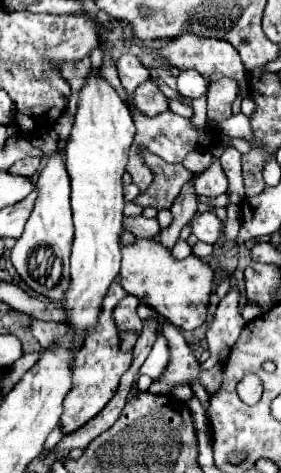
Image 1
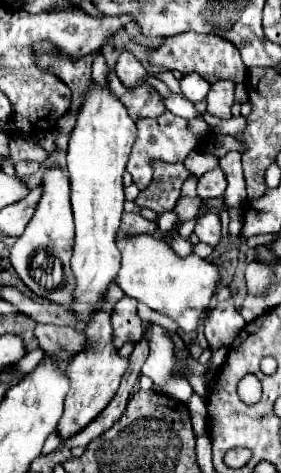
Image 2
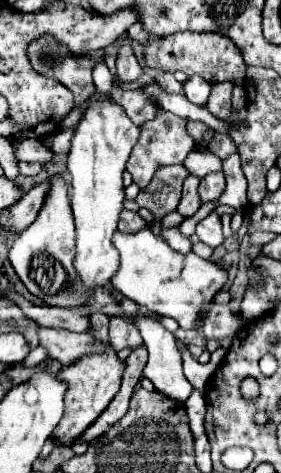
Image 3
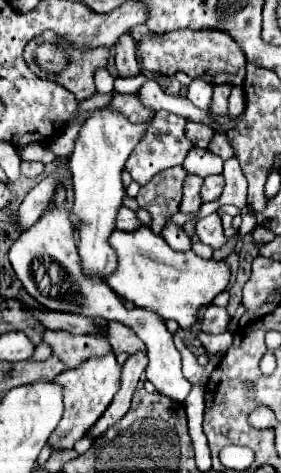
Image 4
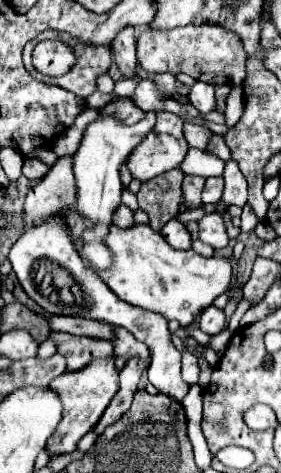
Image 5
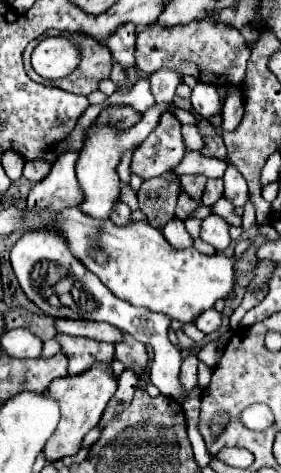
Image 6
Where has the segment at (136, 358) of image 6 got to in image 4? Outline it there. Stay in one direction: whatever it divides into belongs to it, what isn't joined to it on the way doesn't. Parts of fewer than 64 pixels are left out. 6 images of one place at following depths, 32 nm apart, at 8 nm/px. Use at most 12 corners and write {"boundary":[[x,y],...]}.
{"boundary":[[108,324],[108,342],[112,350],[144,350],[144,342],[124,328],[124,324]]}

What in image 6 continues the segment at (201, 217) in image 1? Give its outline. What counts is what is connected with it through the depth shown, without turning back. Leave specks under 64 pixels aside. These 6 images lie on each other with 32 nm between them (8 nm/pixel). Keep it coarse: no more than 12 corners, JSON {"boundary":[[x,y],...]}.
{"boundary":[[218,214],[202,220],[200,238],[218,252],[230,244],[228,224]]}

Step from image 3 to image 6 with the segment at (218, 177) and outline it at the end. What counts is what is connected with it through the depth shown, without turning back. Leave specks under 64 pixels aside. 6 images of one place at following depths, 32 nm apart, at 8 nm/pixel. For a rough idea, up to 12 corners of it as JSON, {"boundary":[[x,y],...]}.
{"boundary":[[218,178],[206,182],[202,204],[212,206],[222,198],[224,182]]}

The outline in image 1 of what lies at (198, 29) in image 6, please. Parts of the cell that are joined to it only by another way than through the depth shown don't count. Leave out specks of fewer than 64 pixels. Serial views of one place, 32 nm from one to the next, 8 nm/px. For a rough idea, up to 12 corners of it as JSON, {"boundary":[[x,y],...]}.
{"boundary":[[186,32],[158,56],[210,82],[240,80],[244,66],[224,40]]}

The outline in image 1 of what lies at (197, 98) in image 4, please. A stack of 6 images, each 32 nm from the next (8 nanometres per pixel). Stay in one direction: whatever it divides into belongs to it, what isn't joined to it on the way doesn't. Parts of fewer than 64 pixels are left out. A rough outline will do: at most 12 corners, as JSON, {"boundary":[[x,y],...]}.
{"boundary":[[180,70],[176,88],[188,98],[206,92],[206,80],[192,70]]}

